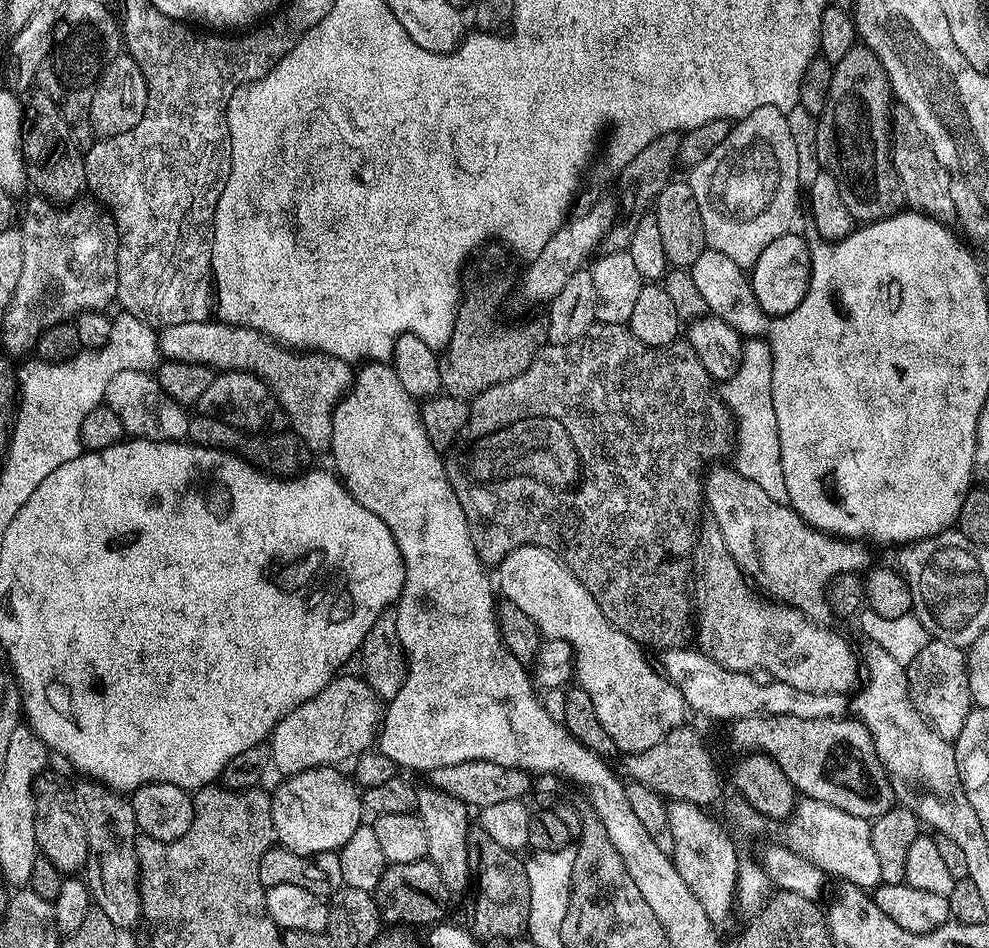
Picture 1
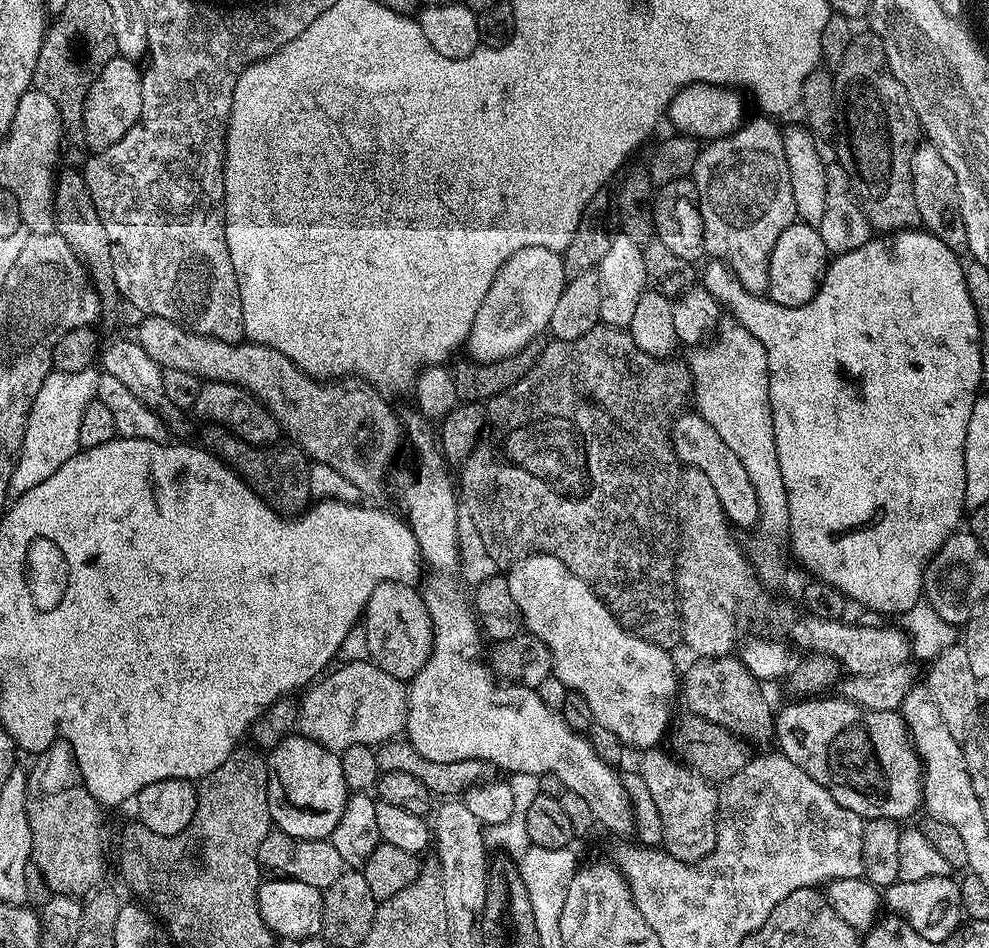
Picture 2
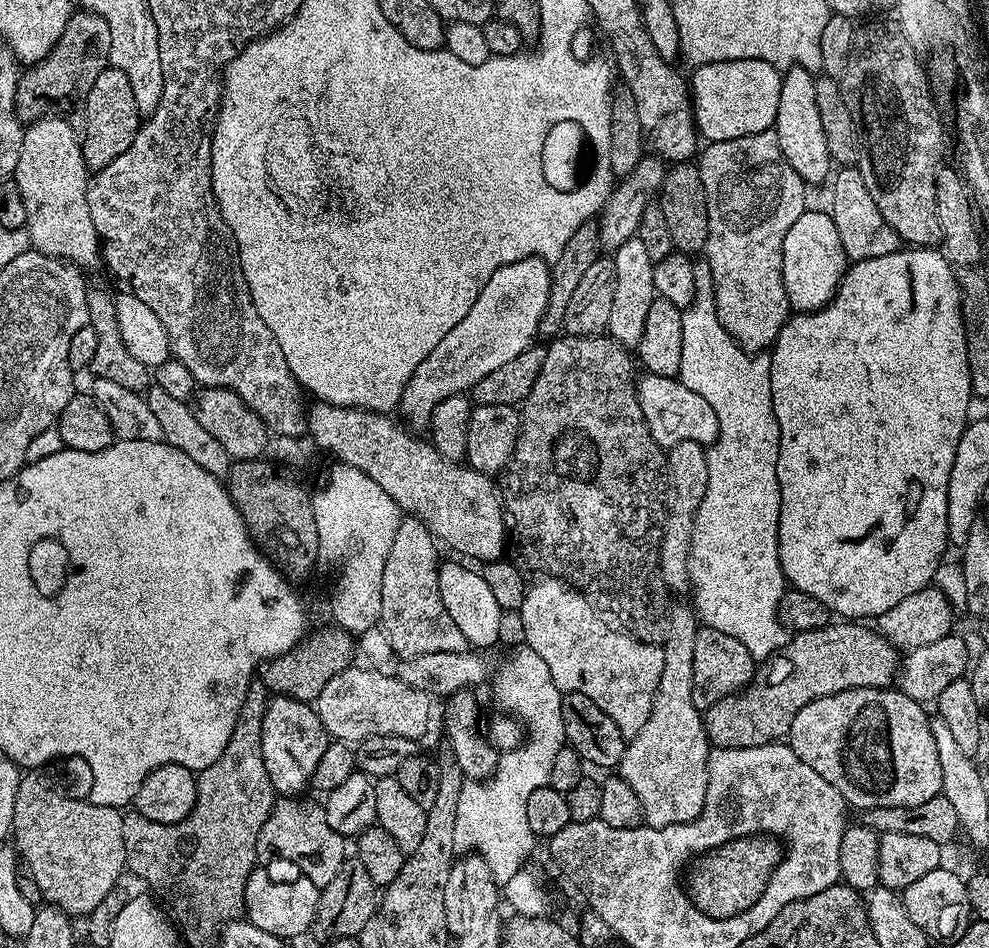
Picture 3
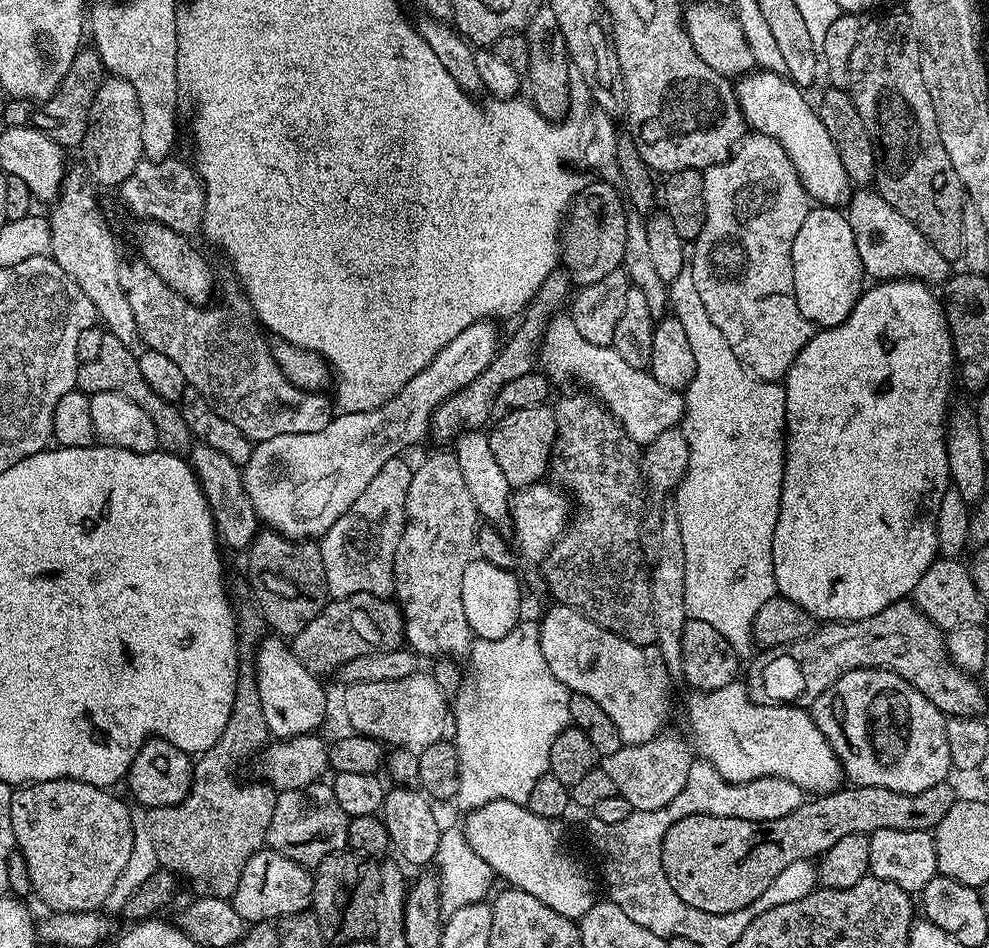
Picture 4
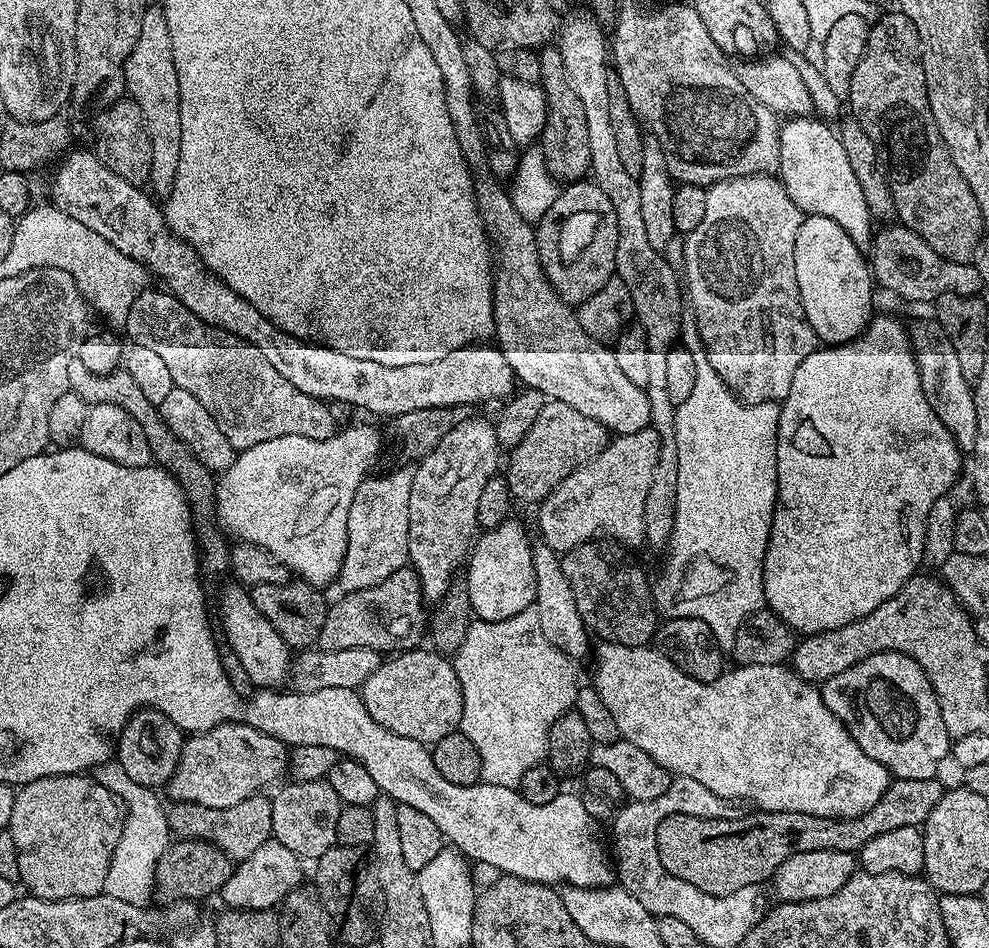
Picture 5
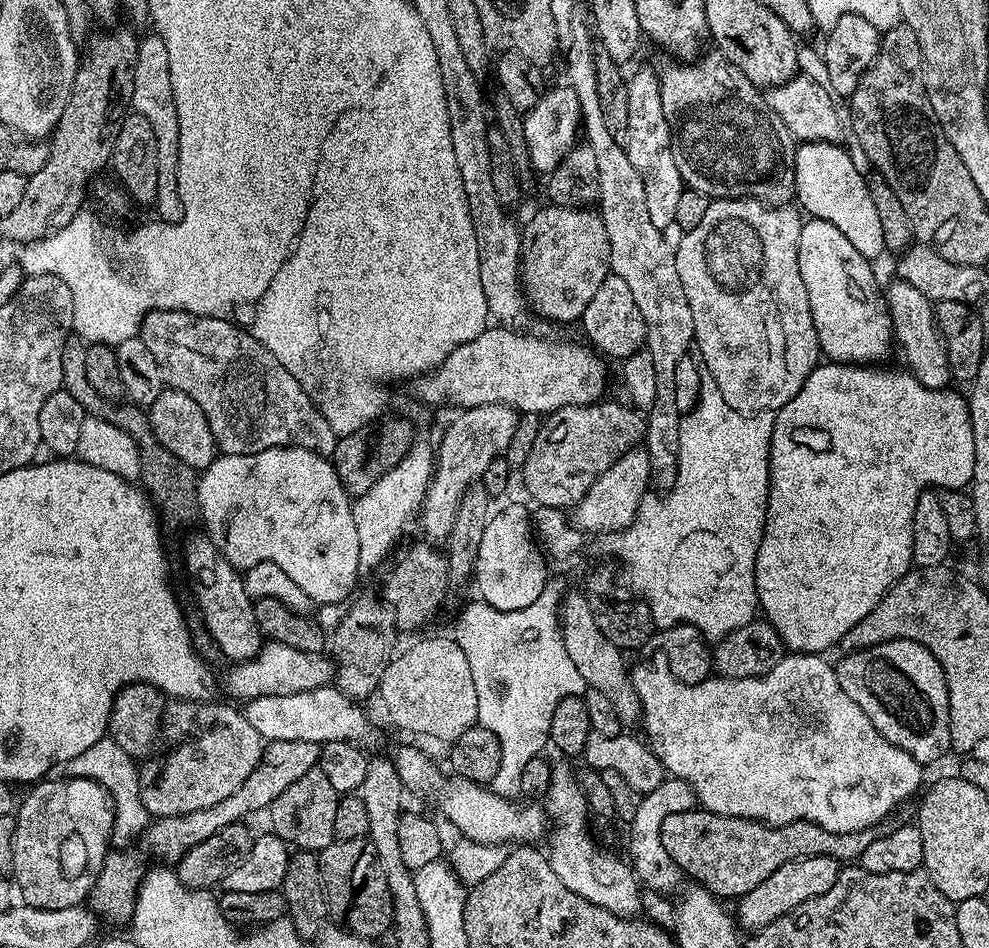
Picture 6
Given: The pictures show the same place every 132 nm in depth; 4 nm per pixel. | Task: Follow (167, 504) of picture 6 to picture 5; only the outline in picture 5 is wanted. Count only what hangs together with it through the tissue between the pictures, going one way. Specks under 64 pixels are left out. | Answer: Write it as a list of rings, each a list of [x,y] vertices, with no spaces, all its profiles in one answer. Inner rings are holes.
[[[78,358],[70,362],[68,386],[70,391],[78,394],[78,398],[85,400],[88,405],[118,406],[126,410],[126,414],[130,414],[130,418],[134,418],[138,426],[142,426],[146,434],[146,442],[150,442],[150,454],[153,461],[159,467],[166,469],[182,486],[184,497],[188,500],[188,509],[192,515],[192,531],[196,534],[198,552],[206,565],[207,575],[208,572],[212,576],[227,573],[232,563],[232,553],[229,537],[216,518],[217,477],[209,468],[202,466],[202,462],[194,458],[190,446],[186,446],[186,442],[182,442],[182,438],[178,438],[178,434],[174,434],[174,430],[170,430],[170,426],[162,422],[162,414],[158,405],[142,395],[142,390],[134,383],[134,378],[130,378],[128,372],[117,370],[110,374],[93,374],[92,371],[86,370],[86,366]]]

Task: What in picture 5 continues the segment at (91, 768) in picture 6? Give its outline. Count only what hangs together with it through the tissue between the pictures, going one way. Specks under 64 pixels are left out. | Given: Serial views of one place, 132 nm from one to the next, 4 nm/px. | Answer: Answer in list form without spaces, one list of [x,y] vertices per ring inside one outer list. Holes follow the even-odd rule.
[[[119,762],[99,764],[94,770],[94,779],[105,784],[114,793],[126,813],[122,838],[118,838],[118,846],[112,855],[103,895],[122,898],[134,904],[140,894],[144,894],[146,878],[150,882],[150,876],[156,876],[158,858],[170,843],[168,814],[165,805],[160,805],[160,800],[156,797],[159,795],[151,788],[138,786],[138,782],[134,782],[134,778],[130,778],[130,774],[122,770]]]

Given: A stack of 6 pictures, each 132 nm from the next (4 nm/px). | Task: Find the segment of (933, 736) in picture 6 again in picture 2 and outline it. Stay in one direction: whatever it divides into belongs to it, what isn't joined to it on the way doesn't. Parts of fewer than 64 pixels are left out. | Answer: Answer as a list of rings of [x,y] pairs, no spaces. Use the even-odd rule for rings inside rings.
[[[800,698],[797,704],[788,704],[784,709],[777,711],[774,716],[774,740],[777,740],[779,751],[786,758],[790,758],[790,762],[797,764],[802,770],[806,770],[806,774],[810,774],[810,778],[814,778],[814,782],[821,784],[828,793],[834,798],[834,802],[838,802],[838,806],[846,806],[846,810],[854,810],[854,814],[858,814],[864,821],[873,820],[874,818],[886,818],[887,820],[895,820],[904,822],[907,816],[912,816],[916,811],[921,811],[922,801],[924,799],[924,769],[922,761],[912,742],[911,736],[908,735],[908,725],[905,724],[903,715],[899,711],[883,712],[882,710],[872,710],[864,708],[861,704],[856,704],[853,700],[843,698],[835,698],[836,700],[824,700],[828,698]]]

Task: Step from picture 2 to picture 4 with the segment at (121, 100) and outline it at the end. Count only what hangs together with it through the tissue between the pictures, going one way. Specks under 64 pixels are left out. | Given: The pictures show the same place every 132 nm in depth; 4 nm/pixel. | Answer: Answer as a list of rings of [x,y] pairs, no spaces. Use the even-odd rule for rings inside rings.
[[[109,75],[94,94],[88,115],[88,133],[82,145],[87,175],[97,185],[115,189],[124,184],[144,159],[142,150],[142,110],[138,110],[138,93],[122,78]]]

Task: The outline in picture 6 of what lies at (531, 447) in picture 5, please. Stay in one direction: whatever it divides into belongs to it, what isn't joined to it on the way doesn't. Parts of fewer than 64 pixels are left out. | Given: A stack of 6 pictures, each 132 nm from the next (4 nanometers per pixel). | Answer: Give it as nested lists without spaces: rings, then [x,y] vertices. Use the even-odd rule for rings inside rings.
[[[571,404],[558,409],[543,417],[538,438],[534,438],[534,450],[530,450],[530,458],[526,458],[522,469],[524,475],[524,488],[532,500],[537,500],[540,508],[558,508],[561,510],[575,509],[576,503],[590,490],[590,486],[622,454],[626,454],[631,448],[637,447],[644,438],[645,417],[637,409],[624,404]]]

